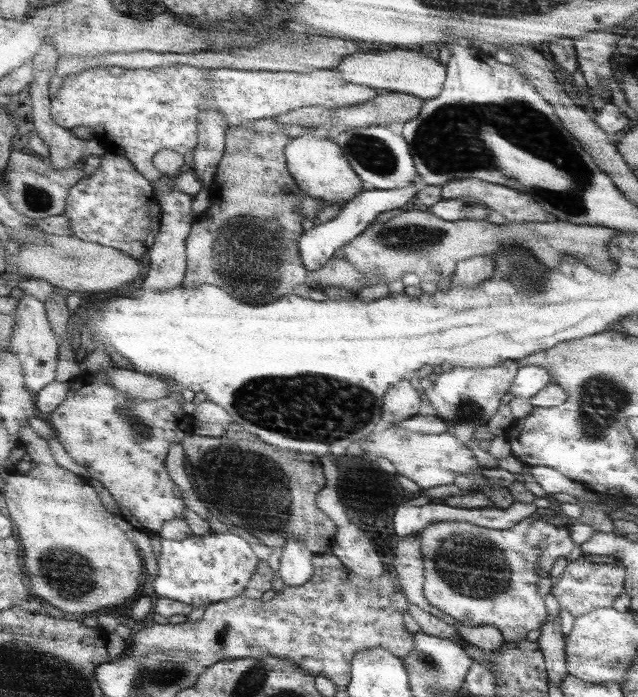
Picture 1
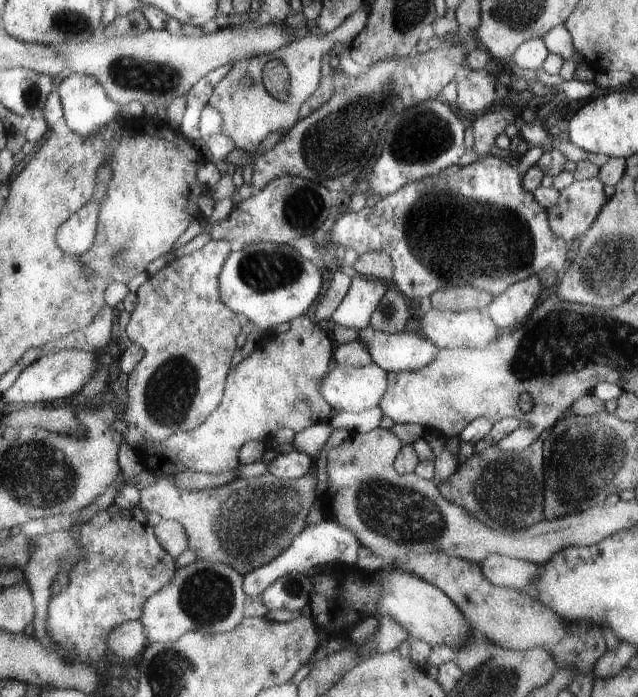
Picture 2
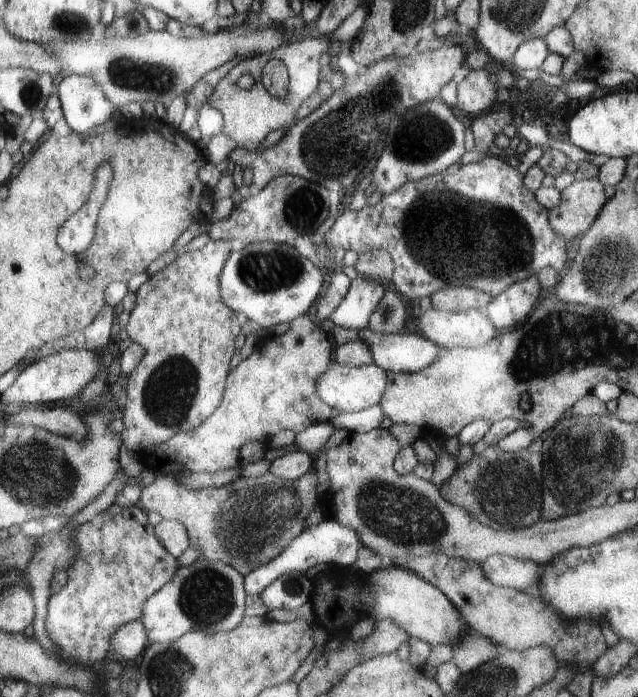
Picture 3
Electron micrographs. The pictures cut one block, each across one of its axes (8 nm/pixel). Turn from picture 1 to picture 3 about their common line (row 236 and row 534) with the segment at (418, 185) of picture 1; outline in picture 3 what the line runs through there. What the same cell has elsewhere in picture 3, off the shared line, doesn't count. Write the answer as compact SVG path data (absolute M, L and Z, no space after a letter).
M323 520L321 524L307 528L305 534L301 534L301 538L297 538L297 542L293 542L293 546L285 550L285 554L281 554L281 558L269 562L269 566L261 566L261 570L253 570L253 574L245 578L245 592L247 596L261 596L261 592L267 590L269 584L275 584L275 580L283 576L285 572L305 574L309 568L317 564L327 564L333 568L347 568L357 560L357 552L361 548L363 548L363 540L357 536L355 528L341 524L337 520L329 520L329 522Z

